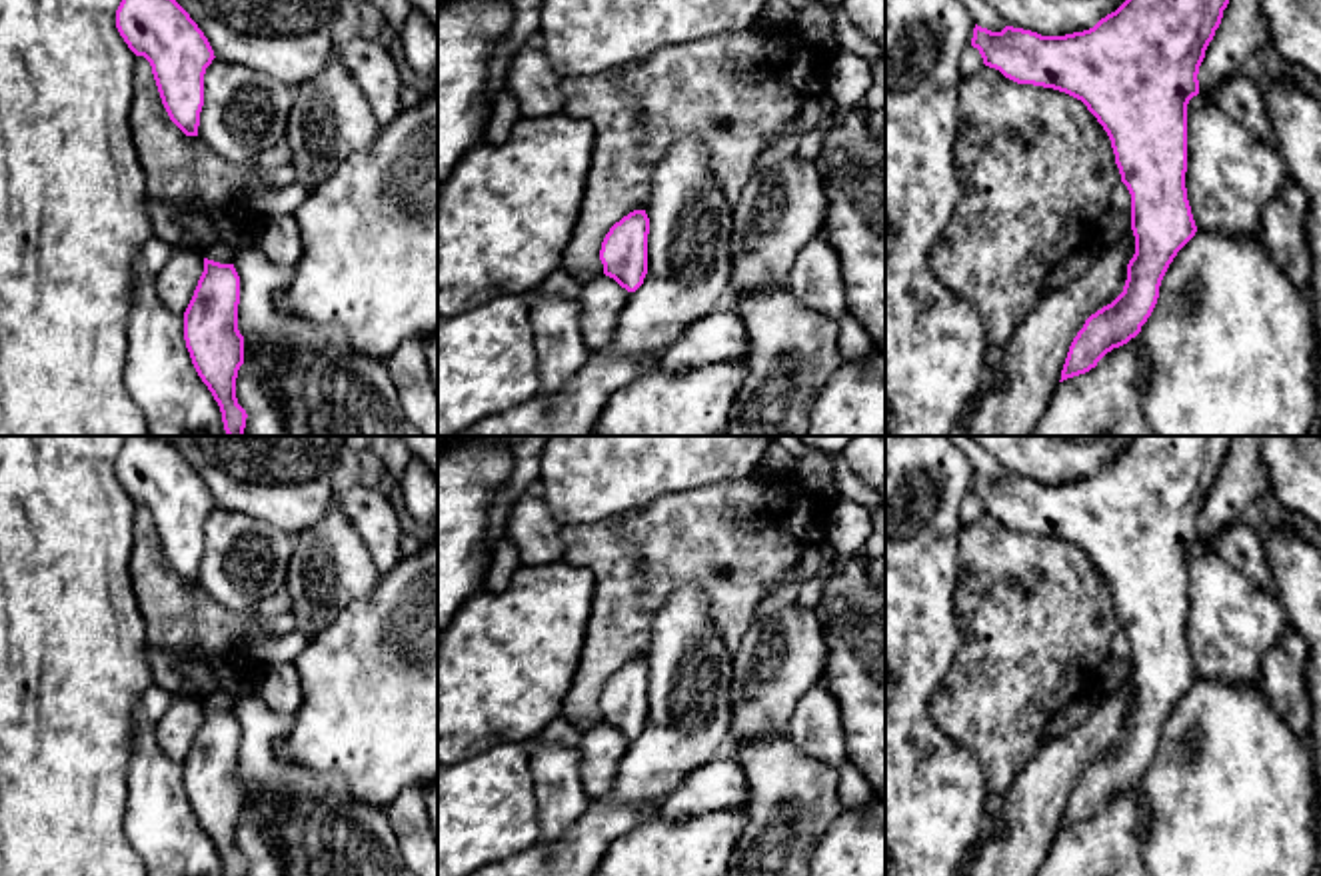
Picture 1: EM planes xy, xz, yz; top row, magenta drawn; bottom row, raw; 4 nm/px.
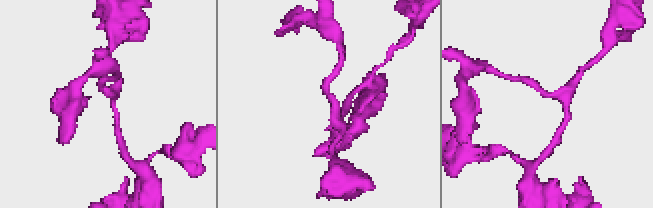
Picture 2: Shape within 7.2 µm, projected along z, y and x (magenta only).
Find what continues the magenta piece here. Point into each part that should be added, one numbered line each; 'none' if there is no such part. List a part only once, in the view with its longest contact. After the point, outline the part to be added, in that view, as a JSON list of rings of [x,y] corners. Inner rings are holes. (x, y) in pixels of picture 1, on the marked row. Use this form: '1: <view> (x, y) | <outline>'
none

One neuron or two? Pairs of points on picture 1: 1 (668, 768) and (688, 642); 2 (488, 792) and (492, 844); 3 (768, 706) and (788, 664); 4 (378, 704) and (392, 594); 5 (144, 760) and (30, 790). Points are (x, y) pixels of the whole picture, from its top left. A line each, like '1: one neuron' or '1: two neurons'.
1: one neuron
2: one neuron
3: one neuron
4: one neuron
5: two neurons

